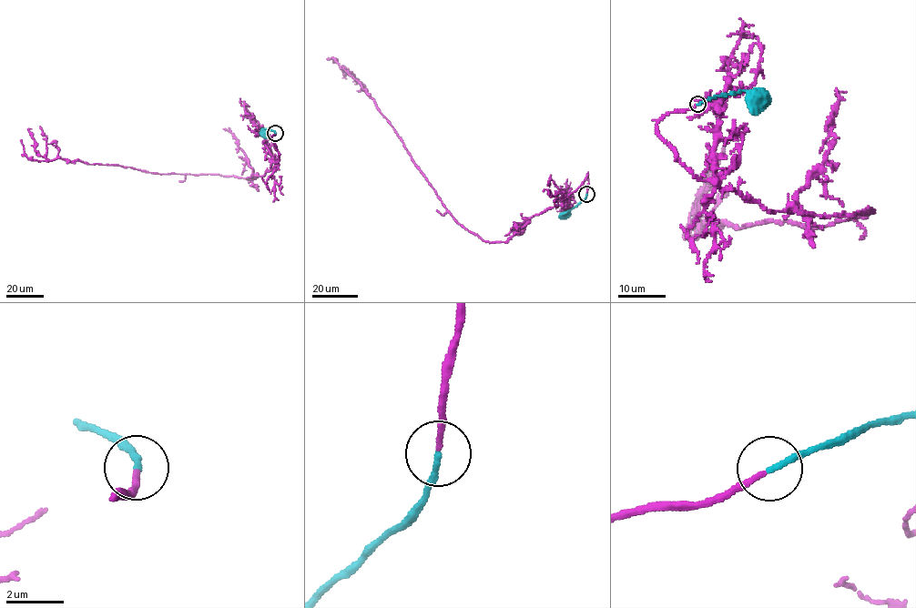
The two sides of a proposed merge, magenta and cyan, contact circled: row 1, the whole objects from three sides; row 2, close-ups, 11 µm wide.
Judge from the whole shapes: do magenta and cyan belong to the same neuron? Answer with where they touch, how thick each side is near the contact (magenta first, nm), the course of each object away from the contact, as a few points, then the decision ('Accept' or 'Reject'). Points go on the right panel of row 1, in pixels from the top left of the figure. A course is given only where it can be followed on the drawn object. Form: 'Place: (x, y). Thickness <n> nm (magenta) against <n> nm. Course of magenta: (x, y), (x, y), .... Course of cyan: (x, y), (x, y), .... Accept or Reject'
Place: (697, 104). Thickness 180 nm (magenta) against 220 nm. Course of magenta: (697, 105), (656, 124), (696, 176), (770, 212), (875, 210), (701, 233), (695, 211), (724, 155). Course of cyan: (697, 104), (740, 91), (749, 91), (760, 101). Accept

